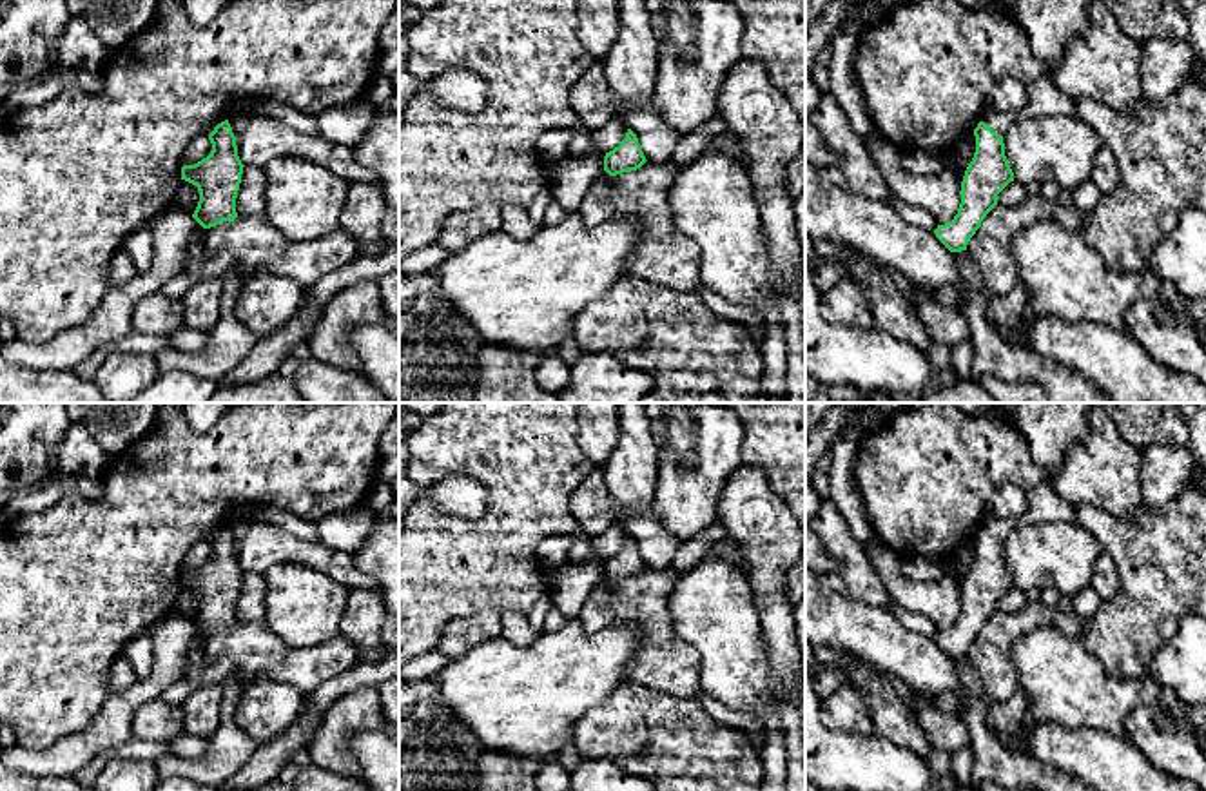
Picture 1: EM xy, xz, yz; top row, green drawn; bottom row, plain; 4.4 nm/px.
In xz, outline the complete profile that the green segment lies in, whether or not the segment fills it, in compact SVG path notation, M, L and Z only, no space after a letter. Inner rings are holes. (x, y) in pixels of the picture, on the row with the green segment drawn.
M627 129L626 138L618 147L613 151L606 152L604 156L604 171L609 176L617 176L622 172L631 172L640 169L646 163L646 156L640 149L637 134Z

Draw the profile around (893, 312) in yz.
M847 247L849 258L843 261L849 279L863 292L874 327L890 334L896 341L905 341L923 352L934 345L919 316L909 299L900 292L892 278L880 269L867 254Z

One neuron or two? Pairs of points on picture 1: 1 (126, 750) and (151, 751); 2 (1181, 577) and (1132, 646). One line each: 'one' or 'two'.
1: one
2: one

